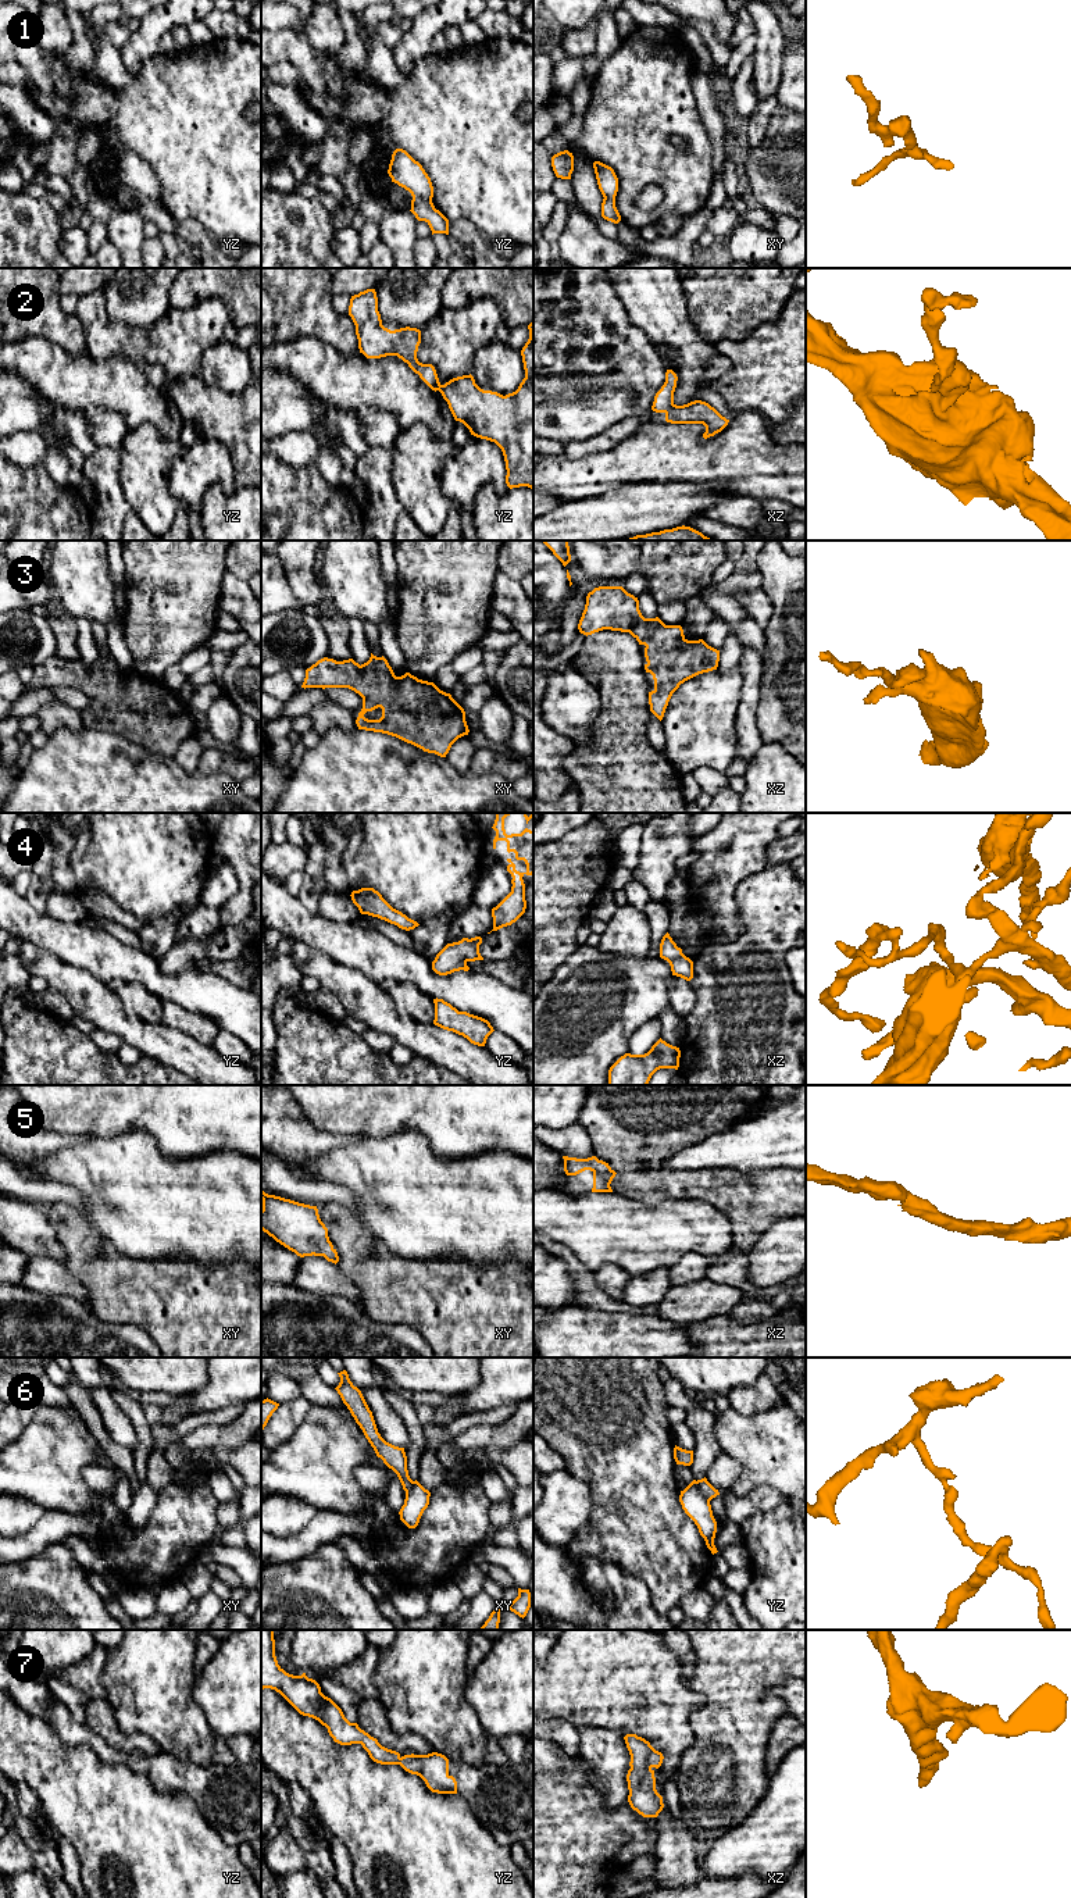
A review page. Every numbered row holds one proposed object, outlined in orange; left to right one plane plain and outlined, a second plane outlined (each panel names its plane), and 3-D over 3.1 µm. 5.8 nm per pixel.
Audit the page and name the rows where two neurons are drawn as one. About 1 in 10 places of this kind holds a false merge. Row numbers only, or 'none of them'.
6

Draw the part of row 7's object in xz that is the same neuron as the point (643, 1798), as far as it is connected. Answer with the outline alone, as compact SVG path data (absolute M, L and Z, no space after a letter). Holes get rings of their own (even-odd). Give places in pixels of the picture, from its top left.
M636 1734L624 1737L631 1755L626 1774L628 1802L643 1817L657 1817L663 1810L663 1797L656 1790L654 1767L663 1763L663 1753L656 1751L649 1741Z

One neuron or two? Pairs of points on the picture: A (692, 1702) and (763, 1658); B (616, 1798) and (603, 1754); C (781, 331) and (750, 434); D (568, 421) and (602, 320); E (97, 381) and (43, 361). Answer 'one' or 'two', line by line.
A: two
B: one
C: two
D: one
E: one

